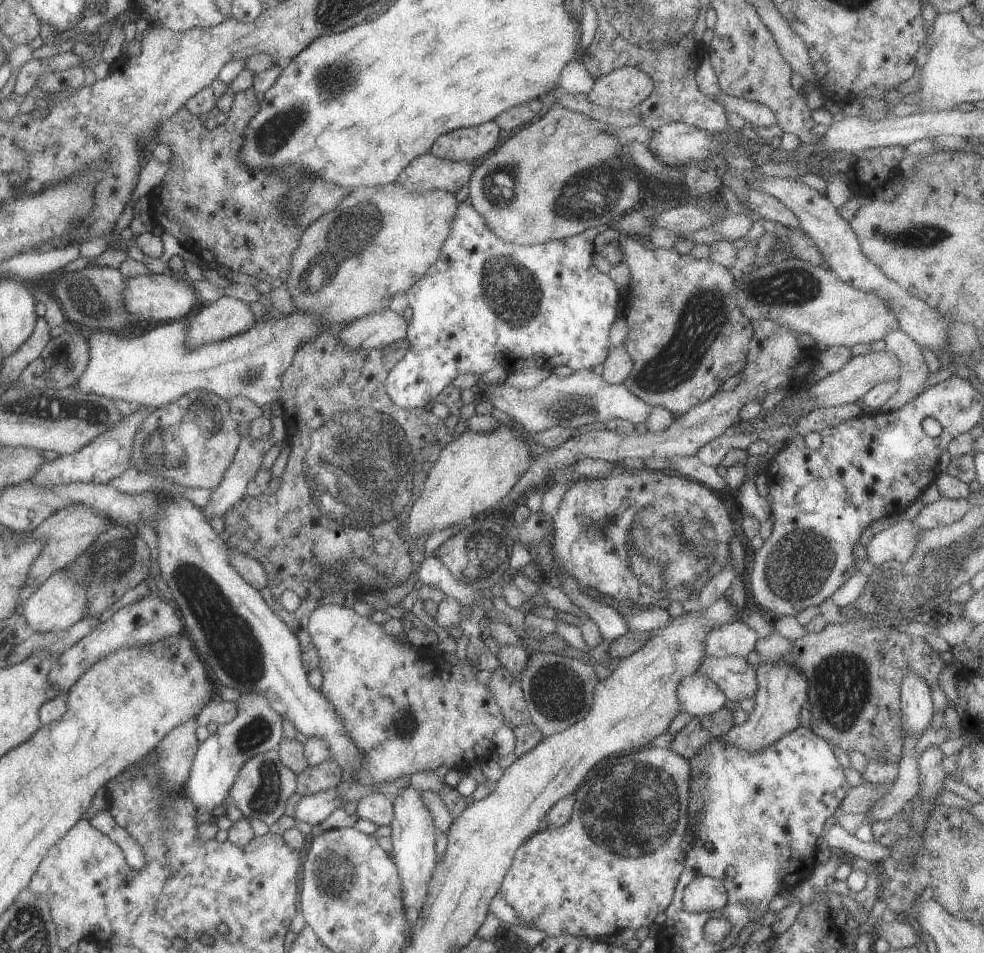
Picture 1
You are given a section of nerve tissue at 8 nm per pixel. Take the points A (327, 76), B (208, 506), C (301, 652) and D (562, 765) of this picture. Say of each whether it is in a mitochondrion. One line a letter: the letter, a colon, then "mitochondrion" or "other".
A: mitochondrion
B: other
C: other
D: other

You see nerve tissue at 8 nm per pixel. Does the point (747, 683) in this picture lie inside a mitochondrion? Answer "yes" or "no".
no

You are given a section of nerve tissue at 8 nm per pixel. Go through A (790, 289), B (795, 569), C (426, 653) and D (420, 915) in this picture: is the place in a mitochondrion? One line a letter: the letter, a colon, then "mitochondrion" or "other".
A: mitochondrion
B: mitochondrion
C: other
D: other

